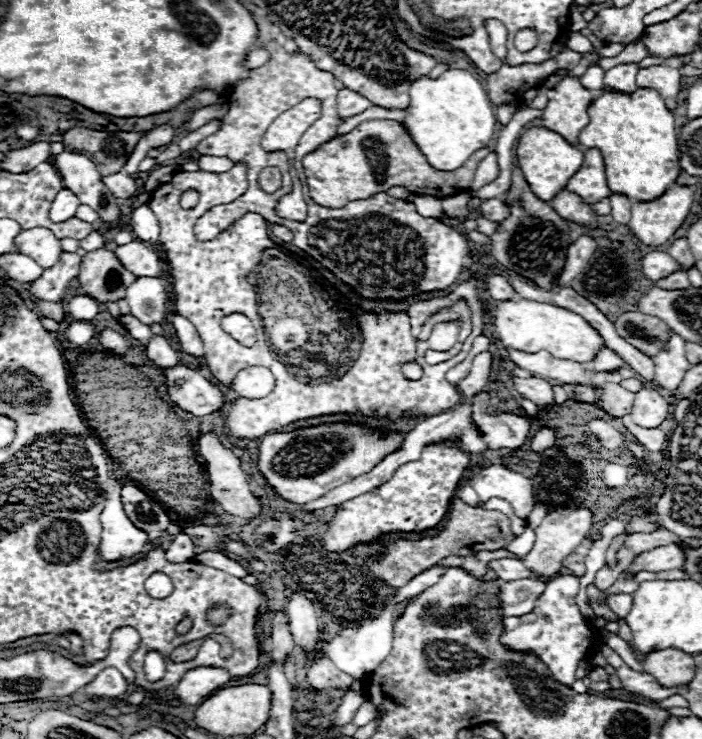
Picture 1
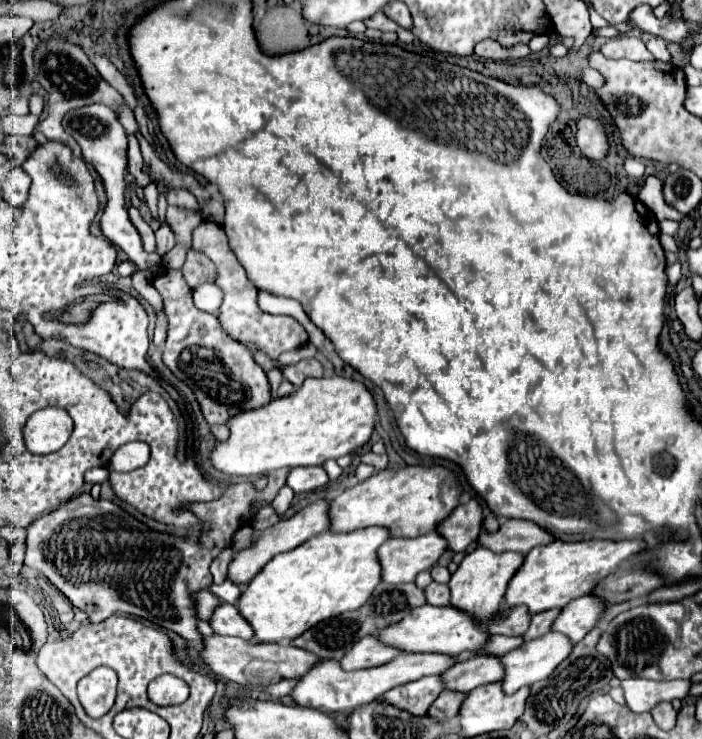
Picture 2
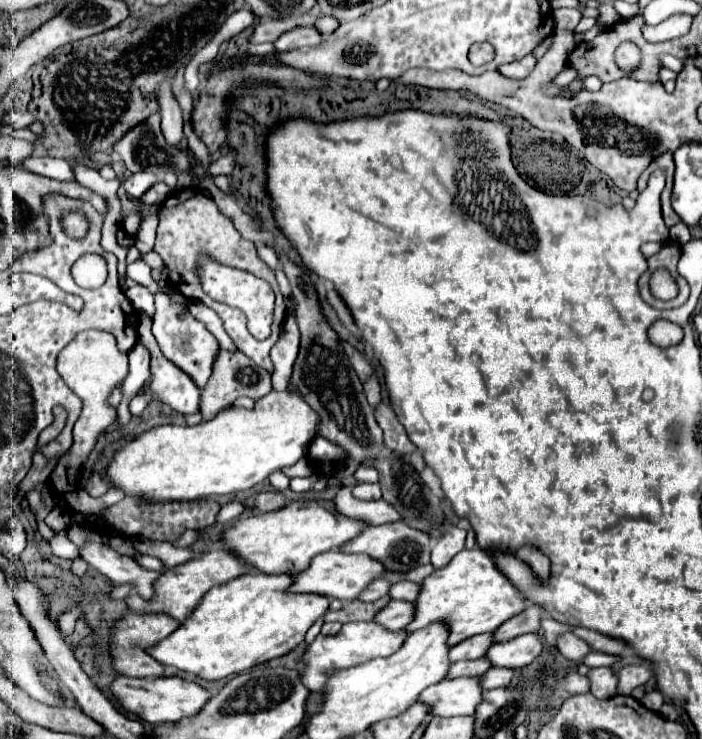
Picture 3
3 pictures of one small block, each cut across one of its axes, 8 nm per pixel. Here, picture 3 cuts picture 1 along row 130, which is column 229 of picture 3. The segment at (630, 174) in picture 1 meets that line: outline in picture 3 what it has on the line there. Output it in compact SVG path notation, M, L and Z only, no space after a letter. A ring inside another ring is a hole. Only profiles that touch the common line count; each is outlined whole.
M252 570L228 584L216 586L204 594L204 600L200 600L200 604L192 610L192 616L188 616L188 620L182 622L180 628L176 628L176 632L172 632L168 638L154 644L148 650L148 654L156 658L162 666L174 666L180 672L200 676L202 680L208 680L208 682L222 680L232 674L240 674L256 664L278 658L290 652L300 642L304 642L308 628L328 610L328 598L316 596L316 594L290 594L286 592L290 584L292 584L290 574L270 576L270 574L260 574L258 570Z

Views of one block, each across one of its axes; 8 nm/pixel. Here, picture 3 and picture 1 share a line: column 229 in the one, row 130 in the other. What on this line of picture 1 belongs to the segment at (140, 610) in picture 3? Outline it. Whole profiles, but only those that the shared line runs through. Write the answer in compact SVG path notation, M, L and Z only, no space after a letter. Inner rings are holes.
M578 76L564 78L554 90L548 90L542 126L564 136L572 146L578 146L578 136L590 122L588 108L594 98L596 92L584 88Z

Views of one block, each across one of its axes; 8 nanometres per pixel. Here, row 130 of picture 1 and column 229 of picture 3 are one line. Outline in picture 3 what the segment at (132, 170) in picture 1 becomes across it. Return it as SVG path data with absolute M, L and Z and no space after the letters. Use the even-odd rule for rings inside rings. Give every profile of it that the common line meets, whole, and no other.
M230 150L226 156L222 156L222 158L218 158L216 162L212 162L210 172L212 172L214 176L218 176L218 174L230 176L230 172L234 170L234 166L236 166L236 152Z

